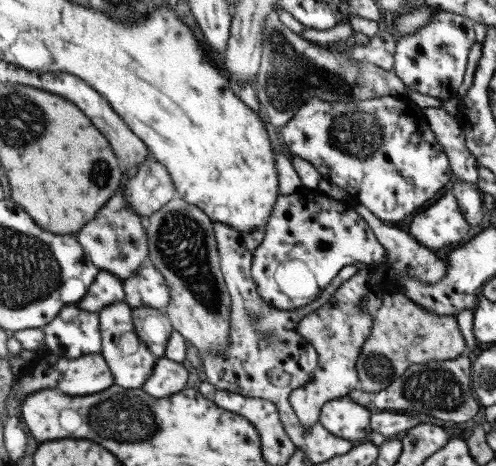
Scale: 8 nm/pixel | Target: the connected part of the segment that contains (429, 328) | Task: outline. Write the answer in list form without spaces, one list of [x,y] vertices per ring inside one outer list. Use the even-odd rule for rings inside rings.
[[[397,290],[385,292],[381,299],[382,304],[373,318],[370,335],[356,363],[358,388],[377,393],[390,386],[392,380],[402,376],[411,364],[452,360],[465,354],[465,339],[457,323],[457,315],[431,313]]]

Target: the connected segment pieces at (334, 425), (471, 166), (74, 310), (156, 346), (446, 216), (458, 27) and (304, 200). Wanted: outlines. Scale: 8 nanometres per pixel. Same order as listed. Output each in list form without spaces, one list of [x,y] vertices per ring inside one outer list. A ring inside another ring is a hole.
[[[349,396],[326,402],[321,408],[319,421],[336,436],[353,443],[369,442],[371,412]]]
[[[429,107],[424,109],[424,112],[436,140],[449,156],[453,176],[457,180],[463,180],[475,187],[478,180],[479,164],[465,145],[465,134],[462,132],[460,123],[442,107]]]
[[[78,304],[66,305],[46,326],[44,343],[48,351],[62,358],[75,359],[86,354],[101,352],[102,338],[99,314],[82,310]]]
[[[133,307],[132,322],[142,345],[157,358],[164,357],[165,349],[173,332],[166,313],[154,307]]]
[[[452,190],[443,192],[437,200],[416,212],[406,230],[421,246],[442,252],[465,242],[470,224],[460,211]]]
[[[440,11],[414,34],[405,34],[395,46],[392,70],[406,86],[422,94],[448,101],[458,96],[464,78],[468,51],[475,43],[474,21],[461,14]]]
[[[303,187],[296,193],[276,198],[272,216],[263,232],[263,242],[253,251],[250,276],[260,296],[270,306],[280,310],[297,309],[314,302],[346,266],[374,266],[384,262],[384,247],[375,238],[366,220],[356,213],[353,204],[334,200],[318,189]]]

